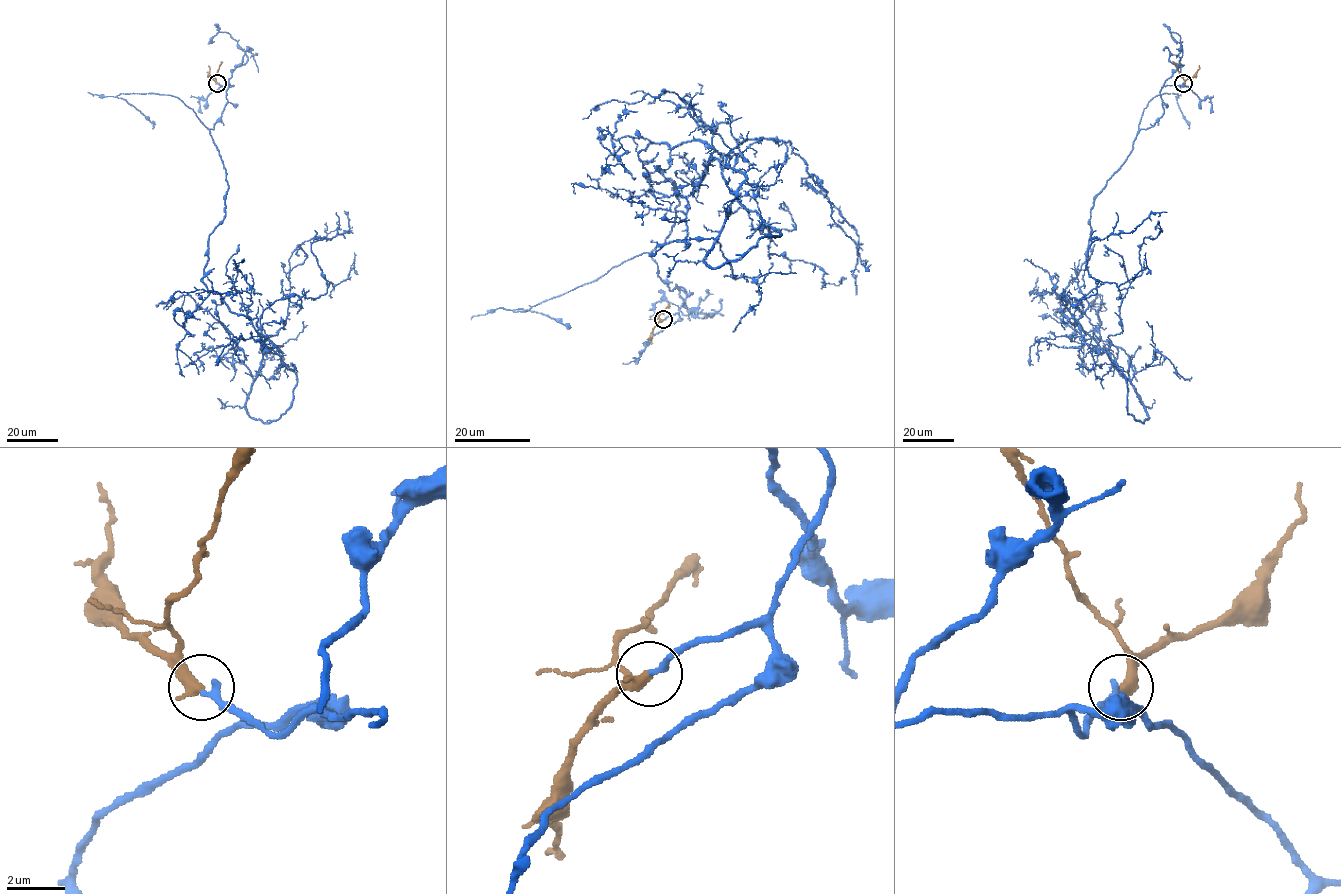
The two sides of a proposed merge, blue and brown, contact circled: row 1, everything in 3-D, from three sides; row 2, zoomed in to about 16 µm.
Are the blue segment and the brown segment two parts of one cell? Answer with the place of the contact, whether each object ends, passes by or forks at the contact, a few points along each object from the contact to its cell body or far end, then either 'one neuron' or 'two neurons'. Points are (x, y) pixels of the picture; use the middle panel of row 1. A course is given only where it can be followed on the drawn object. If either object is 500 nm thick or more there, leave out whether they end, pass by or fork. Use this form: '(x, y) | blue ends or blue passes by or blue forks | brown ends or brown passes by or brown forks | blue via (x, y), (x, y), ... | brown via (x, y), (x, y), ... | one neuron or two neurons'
(663, 319) | blue ends | brown ends | blue via (663, 319), (686, 292), (651, 257), (679, 203), (649, 143), (723, 168), (788, 141), (856, 230), (856, 295) | brown via (663, 319), (656, 325), (649, 343) | two neurons

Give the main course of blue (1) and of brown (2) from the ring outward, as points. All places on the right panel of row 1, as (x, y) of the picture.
1: (1183, 83), (1093, 202), (1062, 314), (1081, 328), (1061, 299), (1096, 292), (1094, 241), (1167, 212)
2: (1183, 83), (1199, 65)

